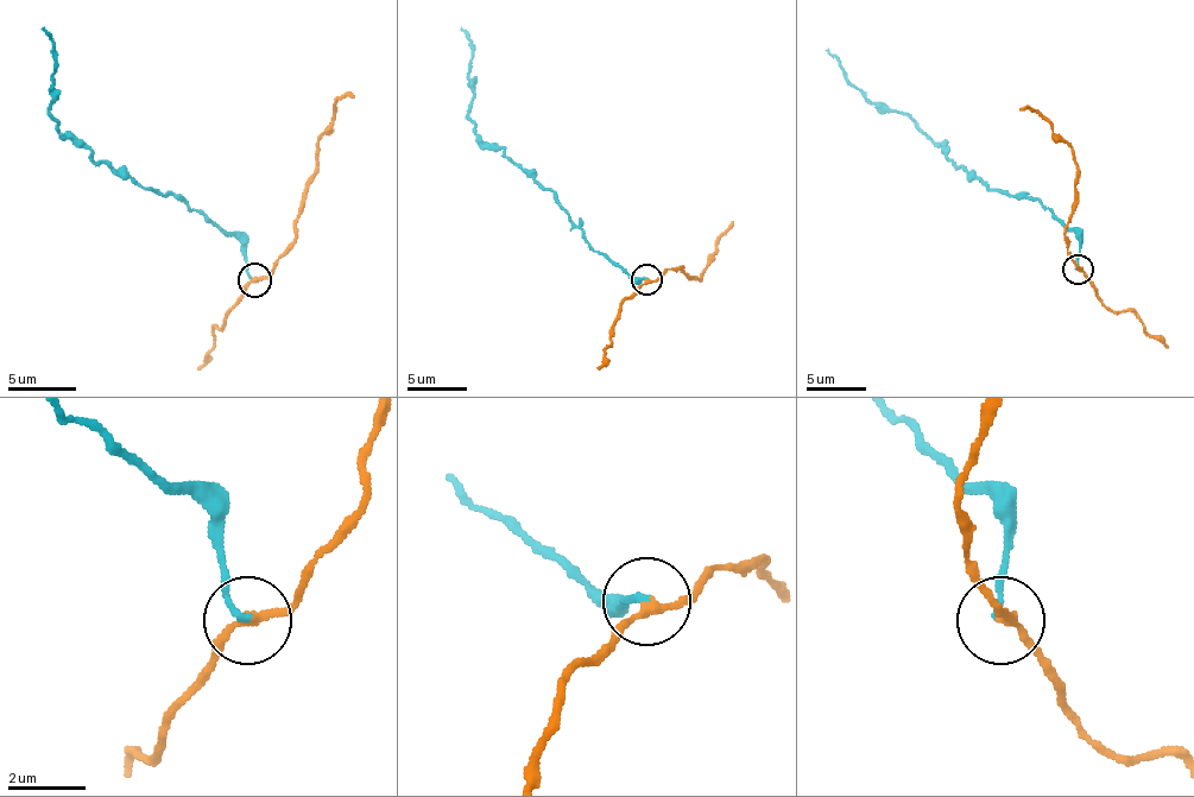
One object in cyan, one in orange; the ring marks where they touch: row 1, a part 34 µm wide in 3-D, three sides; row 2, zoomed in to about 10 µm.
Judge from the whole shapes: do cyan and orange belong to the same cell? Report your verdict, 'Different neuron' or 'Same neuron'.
Different neuron

